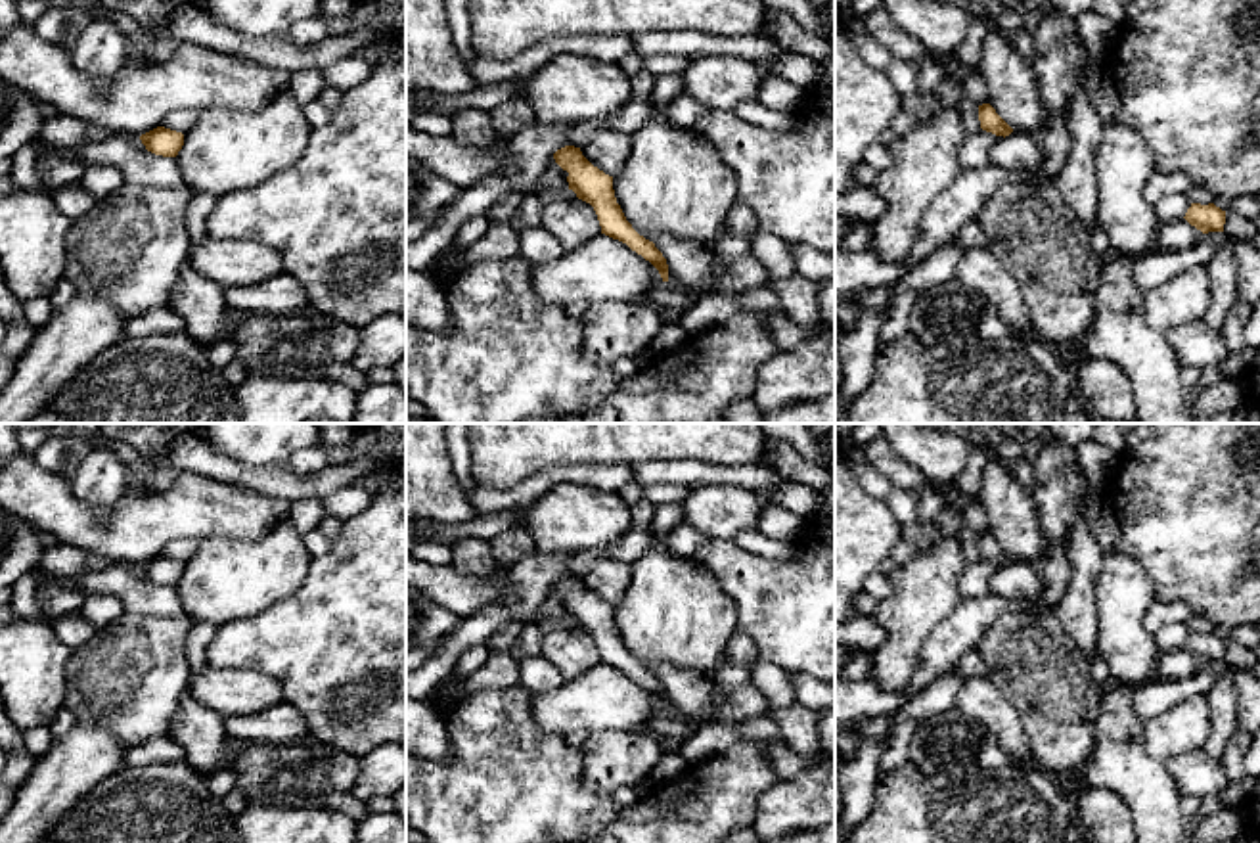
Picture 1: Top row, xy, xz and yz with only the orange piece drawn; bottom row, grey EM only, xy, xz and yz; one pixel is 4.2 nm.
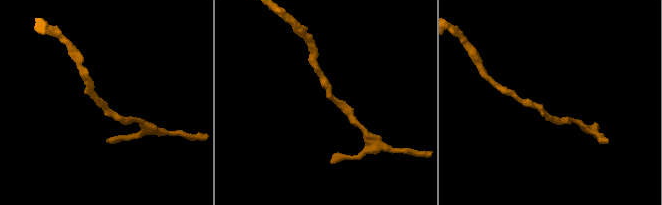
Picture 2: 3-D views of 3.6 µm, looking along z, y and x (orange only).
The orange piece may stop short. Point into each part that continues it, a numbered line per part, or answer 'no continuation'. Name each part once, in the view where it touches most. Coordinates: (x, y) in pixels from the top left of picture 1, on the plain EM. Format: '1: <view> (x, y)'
no continuation

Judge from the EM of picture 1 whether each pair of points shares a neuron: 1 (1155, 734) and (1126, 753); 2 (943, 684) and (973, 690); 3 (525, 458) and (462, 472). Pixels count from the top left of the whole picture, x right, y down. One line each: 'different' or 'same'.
1: different
2: different
3: different

